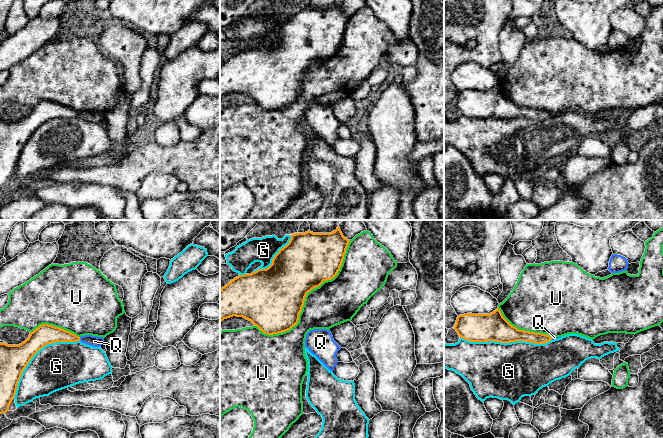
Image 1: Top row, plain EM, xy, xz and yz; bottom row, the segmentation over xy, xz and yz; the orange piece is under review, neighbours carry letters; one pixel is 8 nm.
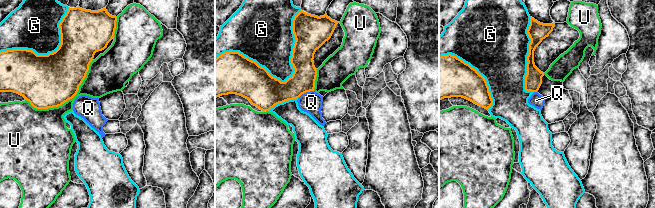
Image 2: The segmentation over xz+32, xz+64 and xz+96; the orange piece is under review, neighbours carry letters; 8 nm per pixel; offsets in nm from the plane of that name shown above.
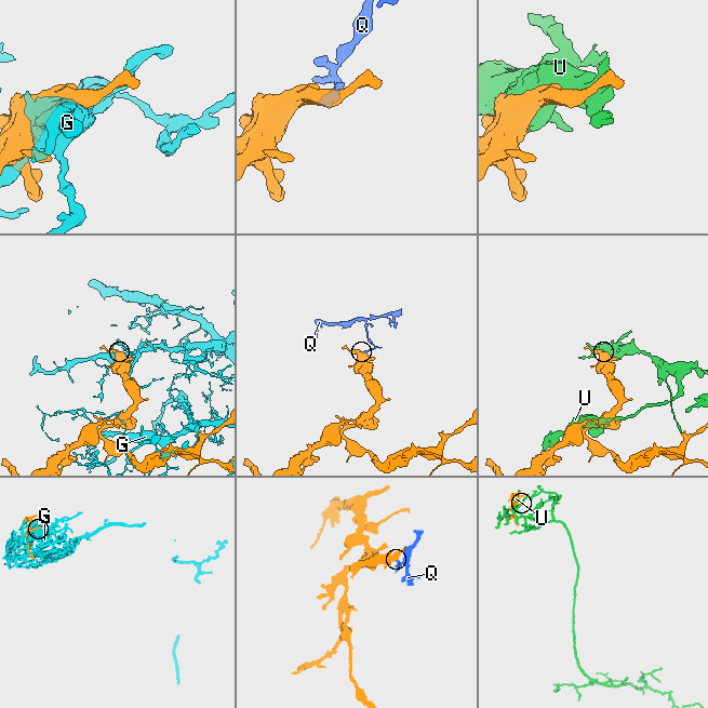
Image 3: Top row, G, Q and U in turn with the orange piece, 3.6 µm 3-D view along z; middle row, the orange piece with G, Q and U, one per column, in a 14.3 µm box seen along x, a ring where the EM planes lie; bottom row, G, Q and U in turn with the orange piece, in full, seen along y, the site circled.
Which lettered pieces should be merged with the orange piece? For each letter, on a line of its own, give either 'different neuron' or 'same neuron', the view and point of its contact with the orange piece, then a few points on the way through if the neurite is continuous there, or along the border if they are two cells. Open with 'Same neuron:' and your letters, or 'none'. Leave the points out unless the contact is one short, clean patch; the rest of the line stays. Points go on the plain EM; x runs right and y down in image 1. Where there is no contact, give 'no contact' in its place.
Same neuron: none
G: different neuron | yz (506, 118)
Q: different neuron | xy (79, 115) | along xy (79, 113), (80, 116)
U: different neuron | xz (304, 74)

